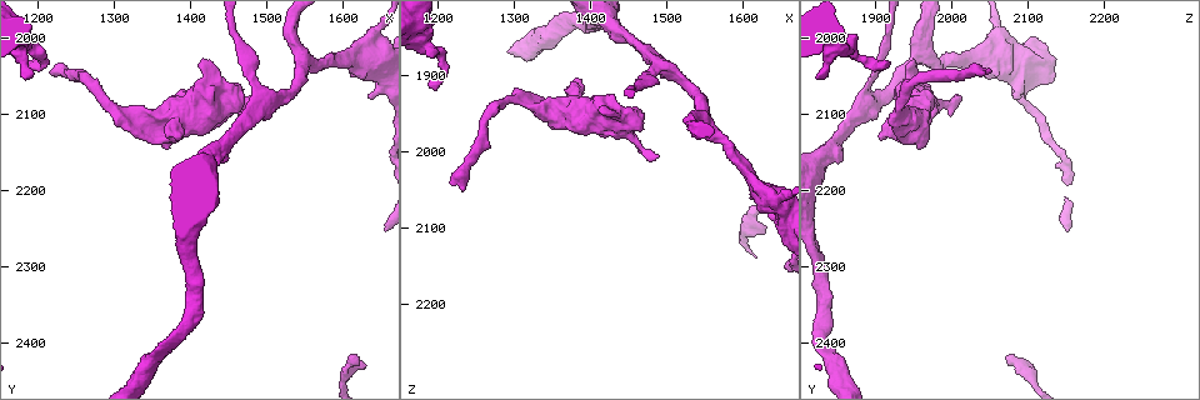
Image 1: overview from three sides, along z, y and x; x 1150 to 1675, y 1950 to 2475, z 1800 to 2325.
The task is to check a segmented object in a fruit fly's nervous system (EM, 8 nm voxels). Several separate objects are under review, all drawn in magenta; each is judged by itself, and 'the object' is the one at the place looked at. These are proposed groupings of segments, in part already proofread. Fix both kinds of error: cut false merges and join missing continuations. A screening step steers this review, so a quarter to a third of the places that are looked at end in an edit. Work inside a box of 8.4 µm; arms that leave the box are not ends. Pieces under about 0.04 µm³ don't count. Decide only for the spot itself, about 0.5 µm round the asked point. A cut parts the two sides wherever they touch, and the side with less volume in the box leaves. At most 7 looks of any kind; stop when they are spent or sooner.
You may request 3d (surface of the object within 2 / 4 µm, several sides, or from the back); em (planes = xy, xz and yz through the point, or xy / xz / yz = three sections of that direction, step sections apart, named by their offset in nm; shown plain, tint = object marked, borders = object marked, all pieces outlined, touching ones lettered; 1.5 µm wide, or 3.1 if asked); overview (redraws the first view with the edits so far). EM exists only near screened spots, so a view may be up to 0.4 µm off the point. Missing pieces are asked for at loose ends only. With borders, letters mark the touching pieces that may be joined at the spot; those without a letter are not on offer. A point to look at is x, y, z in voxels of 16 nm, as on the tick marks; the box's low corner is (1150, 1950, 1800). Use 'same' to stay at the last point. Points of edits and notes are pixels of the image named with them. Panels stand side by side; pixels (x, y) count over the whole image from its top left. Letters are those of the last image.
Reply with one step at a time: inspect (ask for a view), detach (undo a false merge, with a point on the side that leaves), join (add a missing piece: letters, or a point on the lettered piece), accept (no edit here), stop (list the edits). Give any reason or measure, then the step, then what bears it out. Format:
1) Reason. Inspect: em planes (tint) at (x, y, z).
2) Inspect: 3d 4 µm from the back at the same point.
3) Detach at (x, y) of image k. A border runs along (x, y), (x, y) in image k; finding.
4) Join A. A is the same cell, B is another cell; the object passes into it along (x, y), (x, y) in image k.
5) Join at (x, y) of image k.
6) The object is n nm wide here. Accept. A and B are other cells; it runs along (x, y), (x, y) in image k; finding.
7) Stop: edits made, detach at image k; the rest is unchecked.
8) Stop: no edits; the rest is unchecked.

Branch stops here. Inspect: 3d 4 µm at (1200, 2030, 1915).

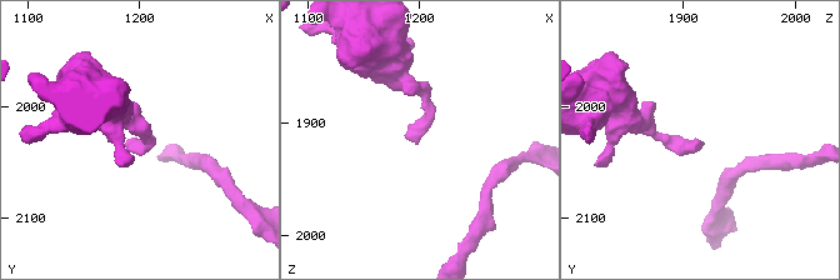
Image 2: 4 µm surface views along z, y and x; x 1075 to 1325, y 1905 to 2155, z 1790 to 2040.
Shape alone is not enough. Inspect: em planes (borders) at (1198, 2032, 1920).

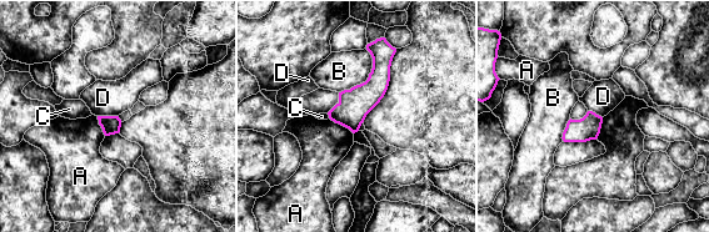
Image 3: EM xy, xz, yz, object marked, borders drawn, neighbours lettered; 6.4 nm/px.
Accept. A, B, C and D are other cells; a border runs along (98, 115), (118, 116) in image 3; no lettered piece goes on from it.

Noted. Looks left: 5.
Branch stops here. Inspect: 3d 4 µm from the back at (1220, 2045, 2045).

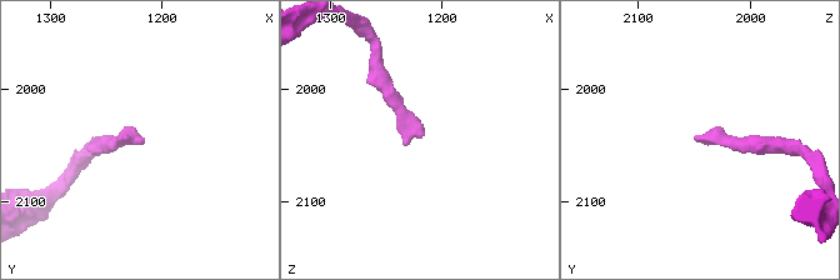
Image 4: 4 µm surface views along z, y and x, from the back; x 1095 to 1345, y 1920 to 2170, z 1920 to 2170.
Now the EM. Inspect: em xz step 8 (borders) at (1220, 2046, 2042).

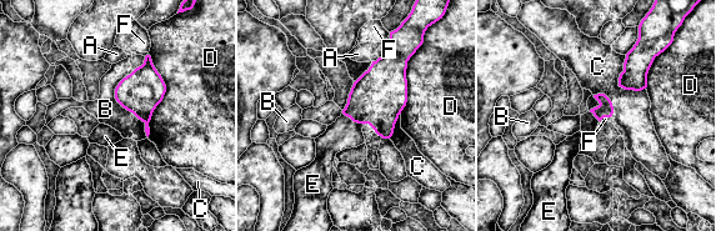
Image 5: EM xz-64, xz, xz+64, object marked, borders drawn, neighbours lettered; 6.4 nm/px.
Inspect: em planes (borders) at the same point.

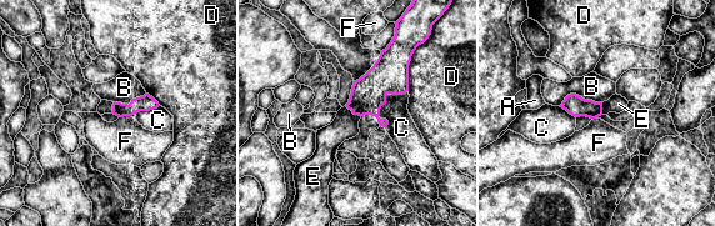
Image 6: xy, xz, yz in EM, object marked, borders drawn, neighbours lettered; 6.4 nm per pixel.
The longest contact is with D, 300 nm. Join E. E is the same cell, A, B, C, D and F are other cells; the neuron continues.

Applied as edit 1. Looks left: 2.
Stop: edits made, join at image 6; the rest is unchecked.

